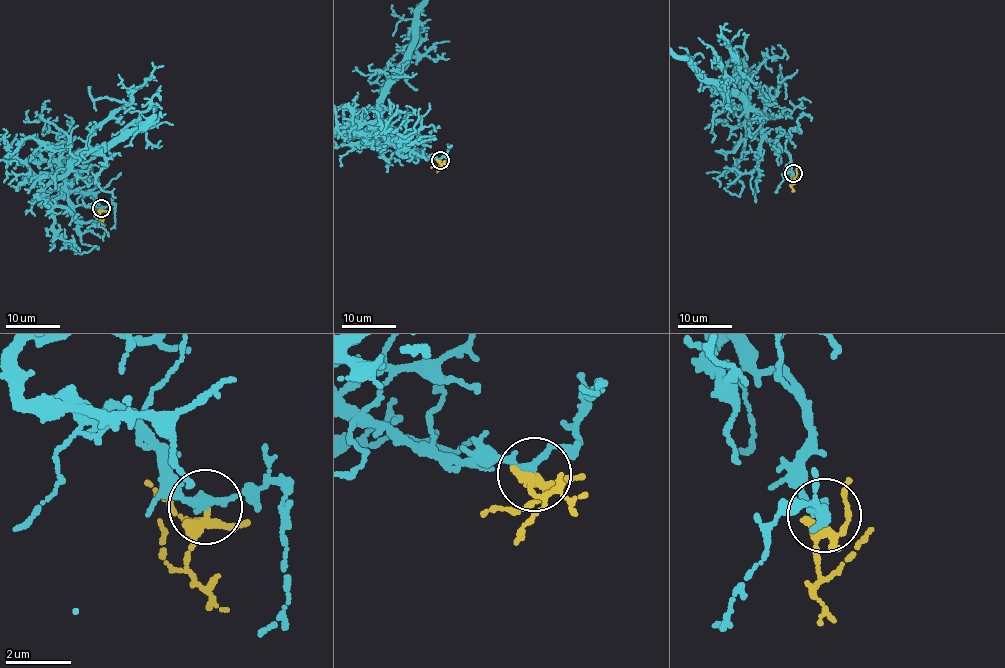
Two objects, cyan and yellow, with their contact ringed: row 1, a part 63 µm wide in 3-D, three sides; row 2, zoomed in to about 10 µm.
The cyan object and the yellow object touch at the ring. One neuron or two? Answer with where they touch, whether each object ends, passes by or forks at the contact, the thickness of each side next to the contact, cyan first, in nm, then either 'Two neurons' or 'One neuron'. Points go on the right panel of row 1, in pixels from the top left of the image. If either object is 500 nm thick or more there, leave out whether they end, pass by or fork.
Place: (793, 173). At the ring cyan passes by. At the ring yellow forks. Thickness 280 nm (cyan) against 190 nm. Two neurons

